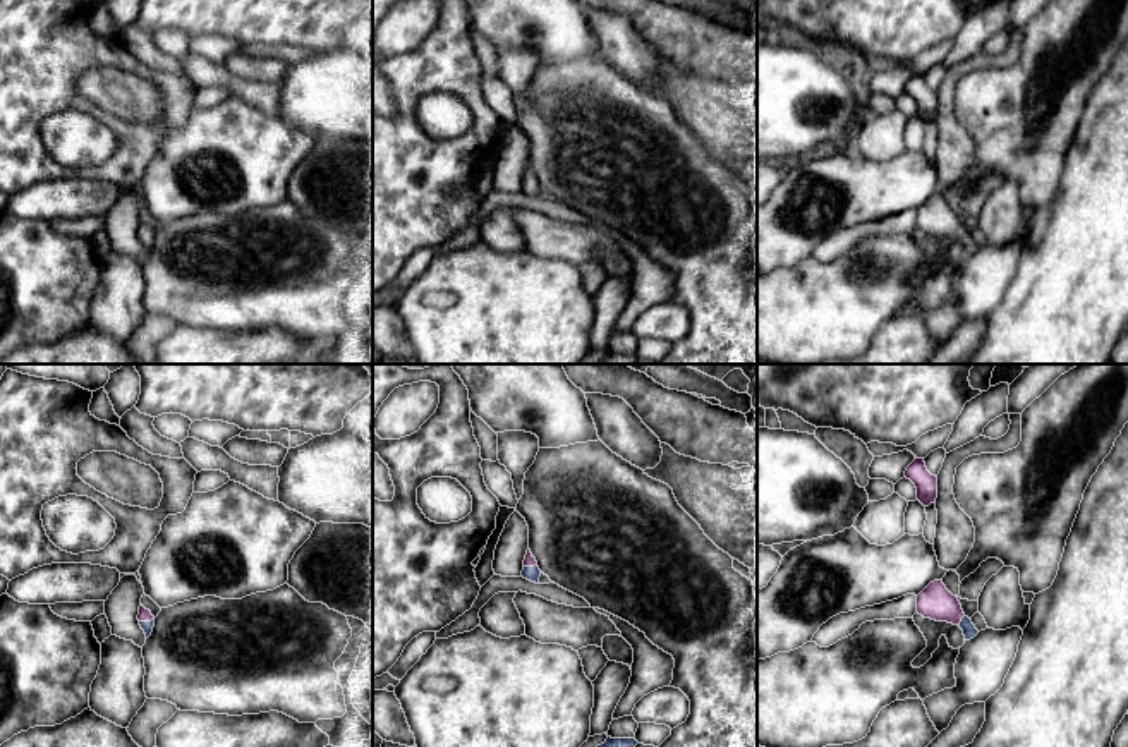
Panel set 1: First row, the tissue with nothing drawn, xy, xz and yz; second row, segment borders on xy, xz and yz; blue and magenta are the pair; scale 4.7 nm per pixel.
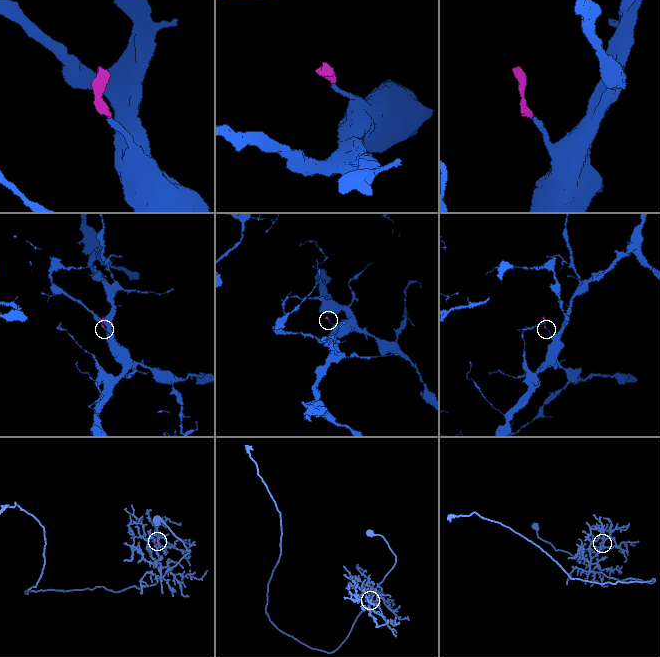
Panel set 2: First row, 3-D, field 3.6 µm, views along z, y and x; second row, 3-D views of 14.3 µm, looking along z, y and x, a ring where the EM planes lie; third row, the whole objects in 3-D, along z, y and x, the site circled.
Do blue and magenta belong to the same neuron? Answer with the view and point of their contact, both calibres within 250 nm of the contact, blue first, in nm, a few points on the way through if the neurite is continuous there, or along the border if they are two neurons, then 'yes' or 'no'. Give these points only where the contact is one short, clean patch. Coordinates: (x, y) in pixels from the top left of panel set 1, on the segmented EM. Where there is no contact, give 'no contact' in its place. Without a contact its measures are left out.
yz (962, 620) | 70/160 nm | across yz (969, 629), (962, 620), (934, 601) | yes

